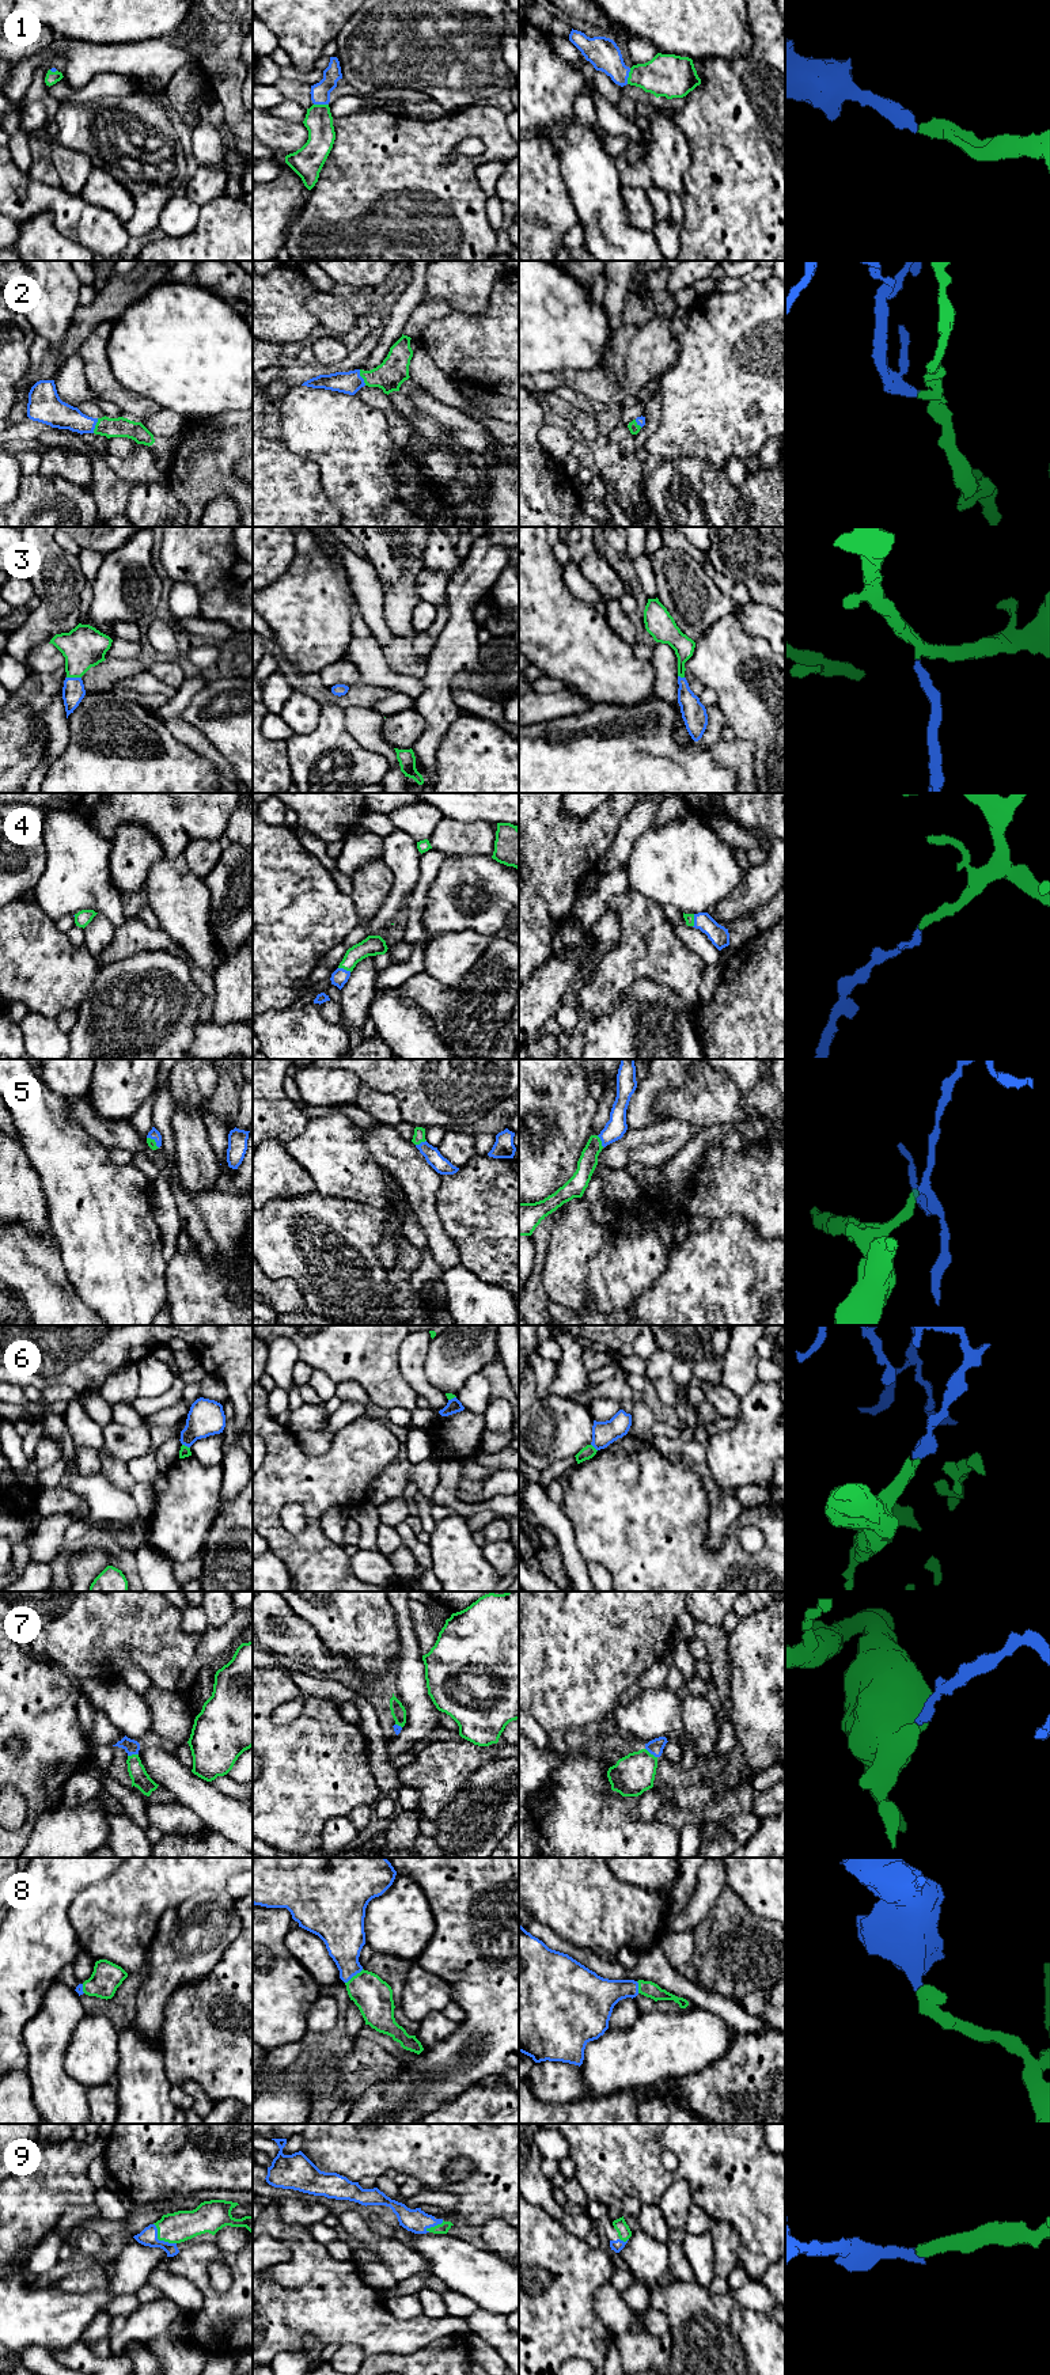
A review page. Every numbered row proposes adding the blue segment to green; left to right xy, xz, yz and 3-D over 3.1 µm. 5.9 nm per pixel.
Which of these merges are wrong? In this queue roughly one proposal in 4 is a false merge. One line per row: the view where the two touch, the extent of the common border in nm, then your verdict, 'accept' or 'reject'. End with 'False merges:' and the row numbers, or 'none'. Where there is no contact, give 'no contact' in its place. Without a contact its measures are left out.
1: contact in yz; length 100 nm; accept
2: contact in xz; length 100 nm; accept
3: contact in xy; length 90 nm; accept
4: contact in xz; length 80 nm; accept
5: contact in yz; length 80 nm; accept
6: contact in xy; length 50 nm; reject
7: contact in yz; length 90 nm; accept
8: contact in xz; length 140 nm; accept
9: contact in xy; length 180 nm; accept
False merges: 6

